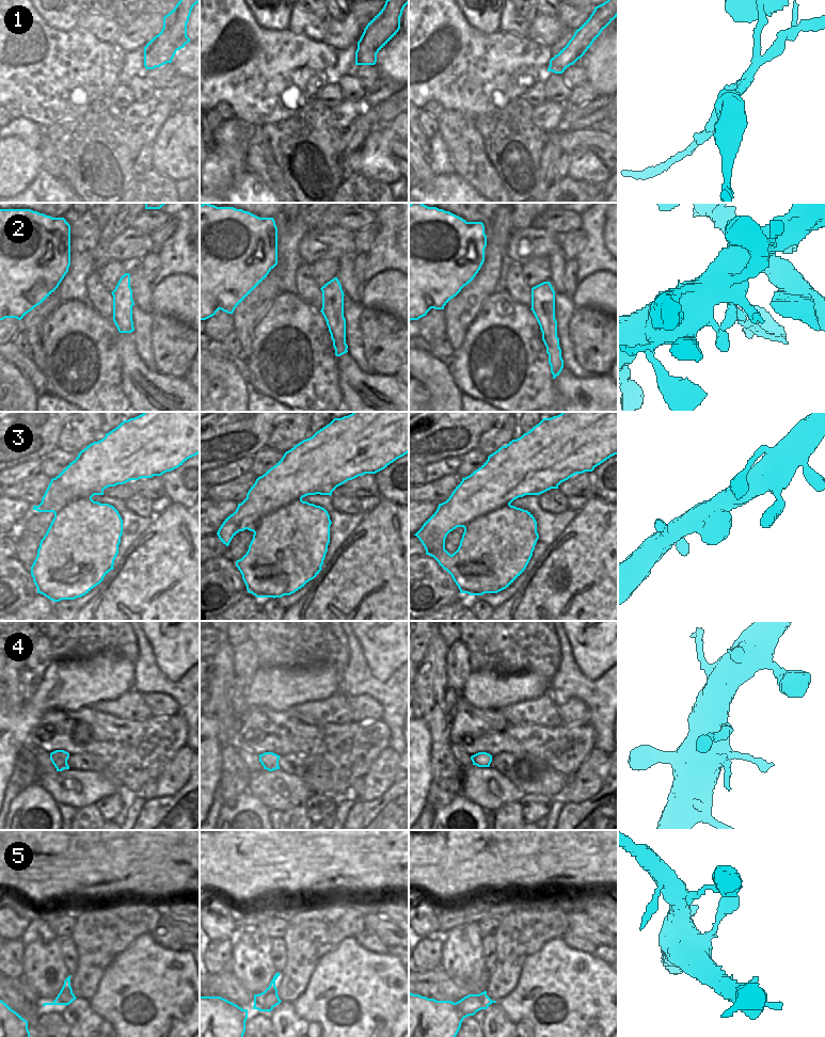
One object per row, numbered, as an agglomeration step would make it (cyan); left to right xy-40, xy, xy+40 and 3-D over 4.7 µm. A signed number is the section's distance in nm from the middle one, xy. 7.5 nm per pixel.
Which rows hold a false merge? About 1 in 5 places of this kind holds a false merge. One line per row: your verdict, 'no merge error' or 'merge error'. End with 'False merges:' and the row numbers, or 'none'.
1: merge error
2: merge error
3: no merge error
4: no merge error
5: no merge error
False merges: 1, 2

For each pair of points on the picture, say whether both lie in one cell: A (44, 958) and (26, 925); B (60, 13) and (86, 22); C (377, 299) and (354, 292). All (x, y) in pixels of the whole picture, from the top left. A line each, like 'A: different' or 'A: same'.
A: different
B: different
C: different

